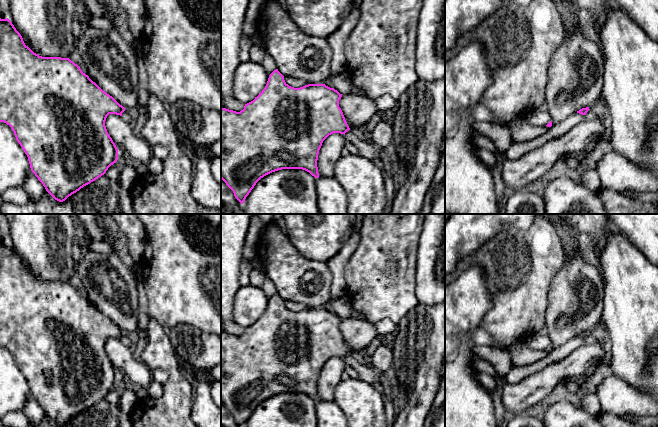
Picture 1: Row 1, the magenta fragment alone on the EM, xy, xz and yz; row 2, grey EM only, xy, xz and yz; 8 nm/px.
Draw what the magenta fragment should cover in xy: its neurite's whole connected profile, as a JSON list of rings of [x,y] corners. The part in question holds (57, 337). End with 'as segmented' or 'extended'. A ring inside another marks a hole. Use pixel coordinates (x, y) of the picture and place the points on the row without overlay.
[[[0,242],[0,346],[4,346],[11,351],[17,366],[28,381],[31,395],[55,424],[65,425],[69,420],[104,399],[108,392],[116,387],[118,373],[107,356],[105,345],[109,338],[122,340],[124,335],[125,332],[103,315],[88,299],[83,297],[77,288],[69,282],[39,280],[25,269],[21,258],[8,242]]]; as segmented

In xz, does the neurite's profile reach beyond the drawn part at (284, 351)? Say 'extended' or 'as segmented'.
as segmented

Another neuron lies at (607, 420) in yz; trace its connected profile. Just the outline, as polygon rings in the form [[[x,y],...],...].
[[[604,412],[597,414],[597,418],[603,427],[658,427],[658,425],[639,426],[633,422],[628,421],[625,417]]]

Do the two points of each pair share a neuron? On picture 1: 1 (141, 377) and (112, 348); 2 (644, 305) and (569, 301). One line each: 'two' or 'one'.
1: one
2: two

